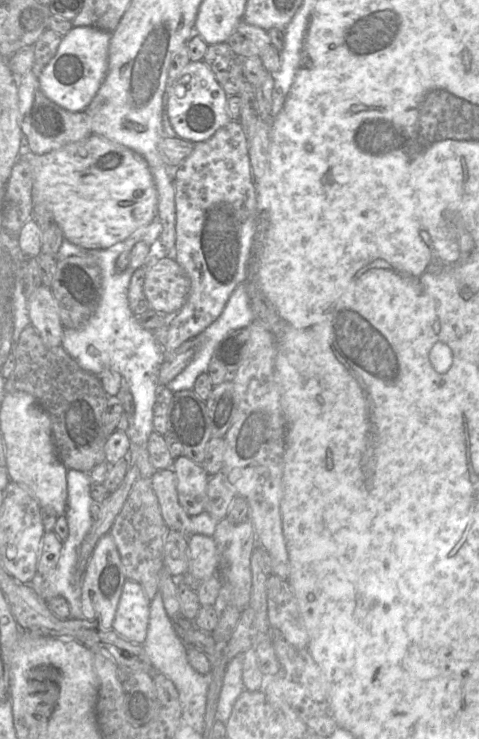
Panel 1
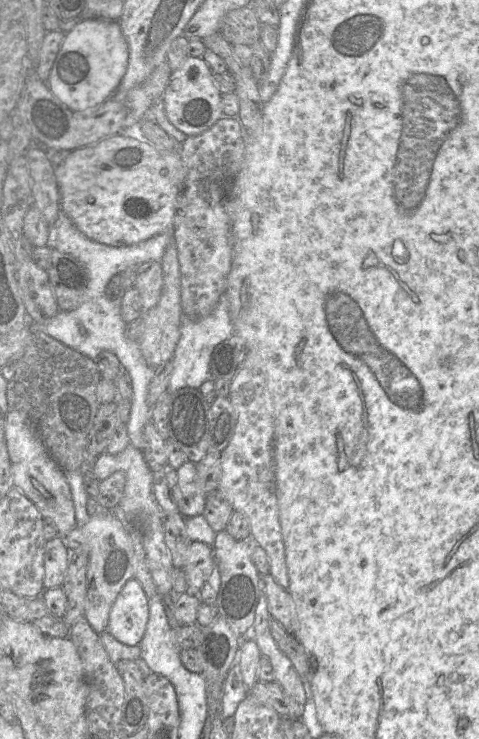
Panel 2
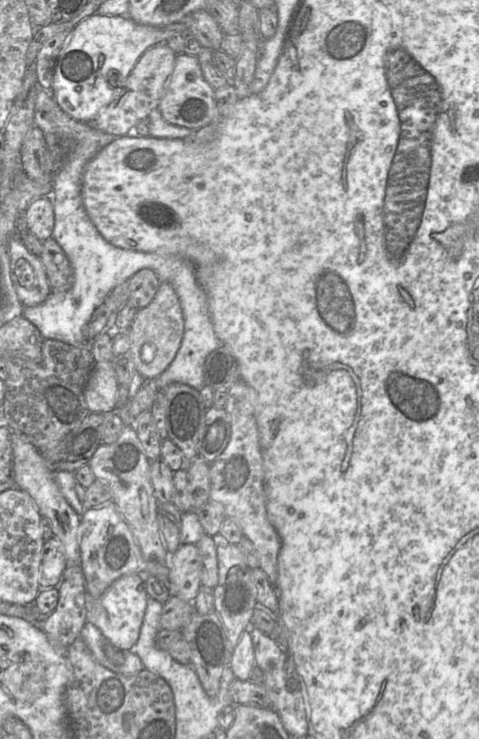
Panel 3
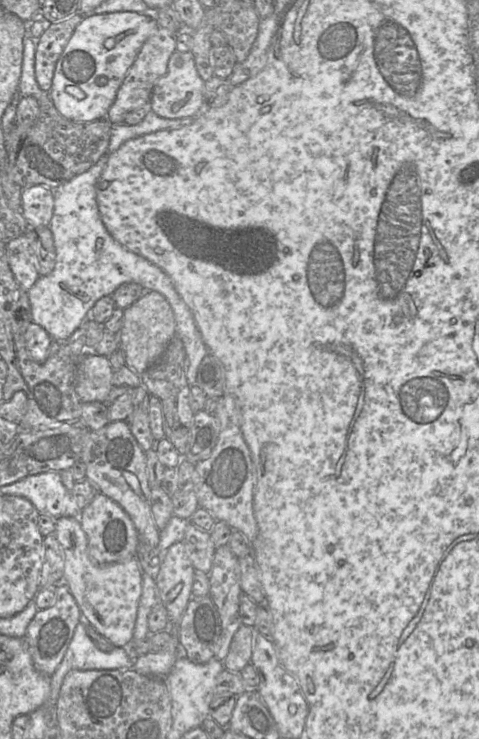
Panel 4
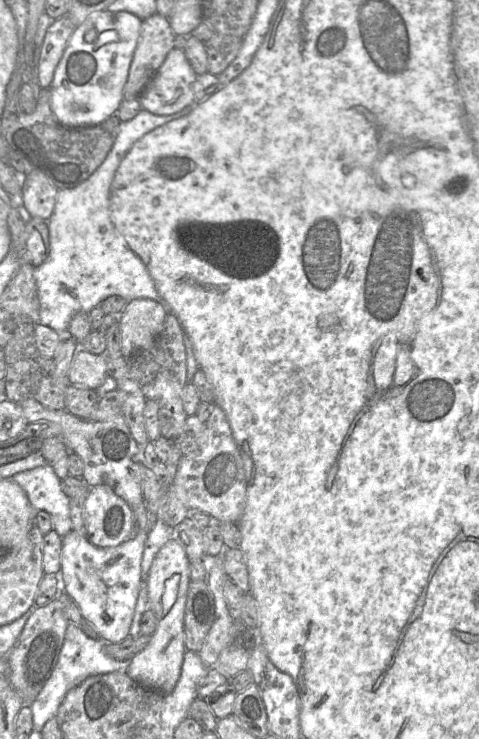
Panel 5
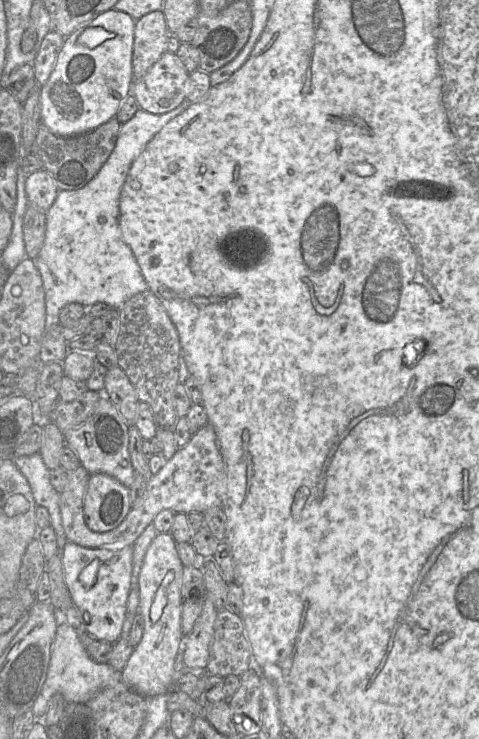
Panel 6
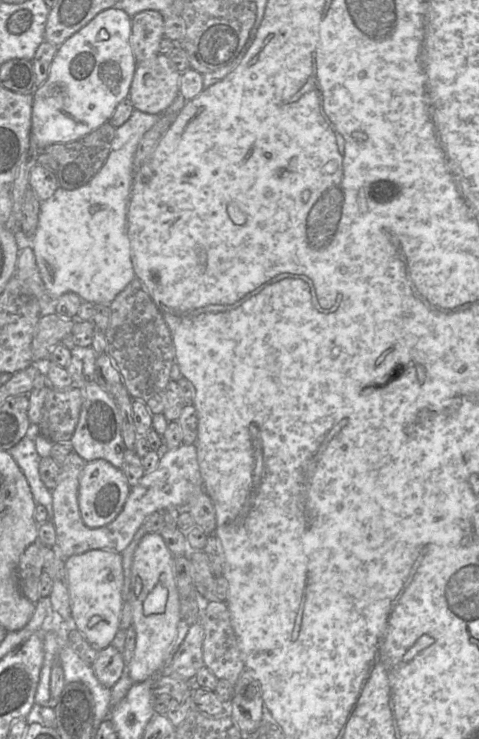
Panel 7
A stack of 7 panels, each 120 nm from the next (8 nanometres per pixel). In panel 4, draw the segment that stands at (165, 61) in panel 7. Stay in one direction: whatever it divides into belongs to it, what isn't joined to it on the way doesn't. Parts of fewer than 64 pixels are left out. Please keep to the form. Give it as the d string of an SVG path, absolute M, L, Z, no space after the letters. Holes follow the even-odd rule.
M174 51L168 61L168 69L154 86L148 108L167 119L182 119L197 115L204 107L204 80L198 74L191 51Z

